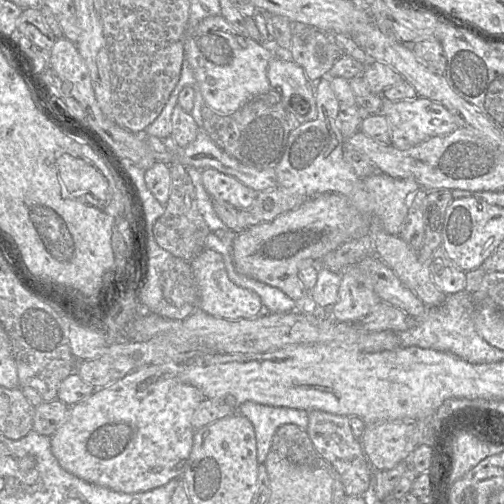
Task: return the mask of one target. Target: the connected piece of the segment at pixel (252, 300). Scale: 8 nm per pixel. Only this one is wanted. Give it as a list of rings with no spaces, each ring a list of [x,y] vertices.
[[[204,247],[190,264],[200,295],[197,309],[227,320],[251,319],[259,316],[262,308],[260,297],[251,290],[235,285],[229,279],[219,253]]]

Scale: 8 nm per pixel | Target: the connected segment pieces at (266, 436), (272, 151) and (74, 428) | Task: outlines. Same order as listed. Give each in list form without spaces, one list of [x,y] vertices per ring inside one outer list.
[[[253,401],[242,403],[236,412],[248,418],[254,426],[259,464],[265,462],[271,451],[272,438],[281,425],[295,424],[306,430],[309,422],[309,412],[306,410],[263,405]]]
[[[270,89],[231,114],[221,114],[208,105],[202,107],[202,126],[217,146],[241,163],[257,169],[274,169],[285,150],[290,132],[300,123],[285,108],[281,94]]]
[[[174,362],[147,365],[127,374],[109,386],[95,389],[89,397],[70,406],[67,418],[50,437],[52,453],[61,467],[86,482],[122,493],[149,491],[167,484],[174,478],[180,478],[185,470],[193,446],[194,428],[192,418],[199,404],[205,398],[198,388],[182,382],[178,378],[179,372],[180,364]]]

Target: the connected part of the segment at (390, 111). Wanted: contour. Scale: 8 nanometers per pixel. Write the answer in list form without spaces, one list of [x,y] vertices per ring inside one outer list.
[[[420,96],[412,100],[398,101],[383,98],[378,114],[384,115],[388,120],[391,145],[398,149],[408,149],[431,137],[450,134],[458,128],[453,115],[443,105]]]

